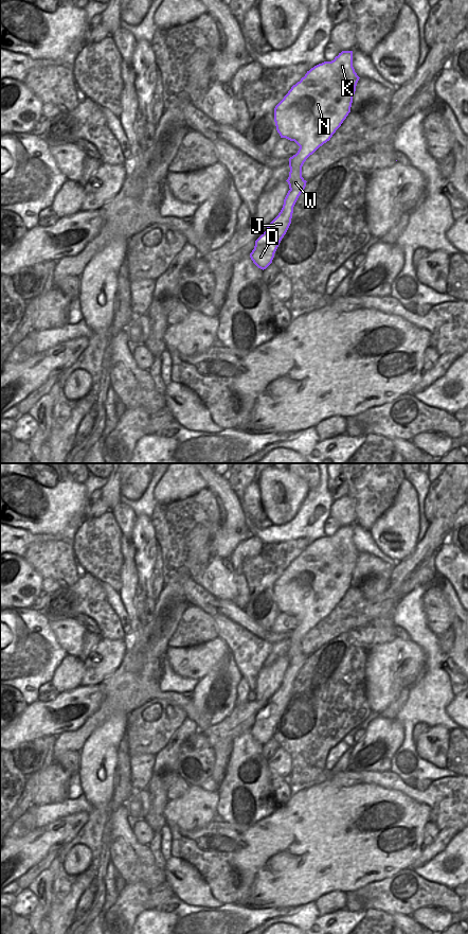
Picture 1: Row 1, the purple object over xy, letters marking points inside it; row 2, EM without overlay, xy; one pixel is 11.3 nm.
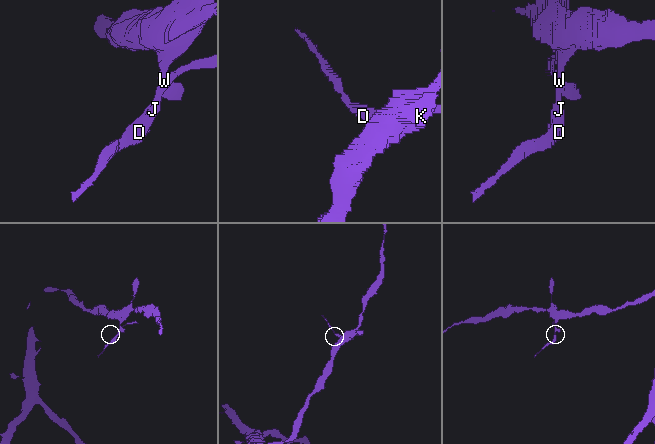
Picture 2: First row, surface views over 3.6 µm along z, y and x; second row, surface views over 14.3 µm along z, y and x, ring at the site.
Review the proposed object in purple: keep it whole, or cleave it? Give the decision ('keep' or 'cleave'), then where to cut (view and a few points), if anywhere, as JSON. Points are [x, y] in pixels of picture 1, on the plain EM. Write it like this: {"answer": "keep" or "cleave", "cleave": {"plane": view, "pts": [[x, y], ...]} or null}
{"answer": "cleave", "cleave": {"plane": "xy", "pts": [[290, 663], [301, 667]]}}

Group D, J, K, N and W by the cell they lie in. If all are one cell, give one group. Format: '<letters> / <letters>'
D J / K N W

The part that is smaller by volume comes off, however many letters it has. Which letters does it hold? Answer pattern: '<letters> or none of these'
D, J

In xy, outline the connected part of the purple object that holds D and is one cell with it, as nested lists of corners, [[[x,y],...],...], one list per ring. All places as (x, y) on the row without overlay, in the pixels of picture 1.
[[[293,664],[288,666],[281,687],[255,716],[250,733],[258,743],[264,745],[272,738],[274,728],[291,699],[293,682],[301,668]]]

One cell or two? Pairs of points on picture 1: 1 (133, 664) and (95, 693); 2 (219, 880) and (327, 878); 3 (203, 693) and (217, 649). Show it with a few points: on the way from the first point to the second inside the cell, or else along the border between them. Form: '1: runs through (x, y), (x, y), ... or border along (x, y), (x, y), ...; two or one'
1: border along (102, 683), (105, 689), (105, 698), (95, 710); two
2: border along (233, 856), (232, 867), (237, 875), (236, 902); two
3: border along (230, 651), (199, 680); two

